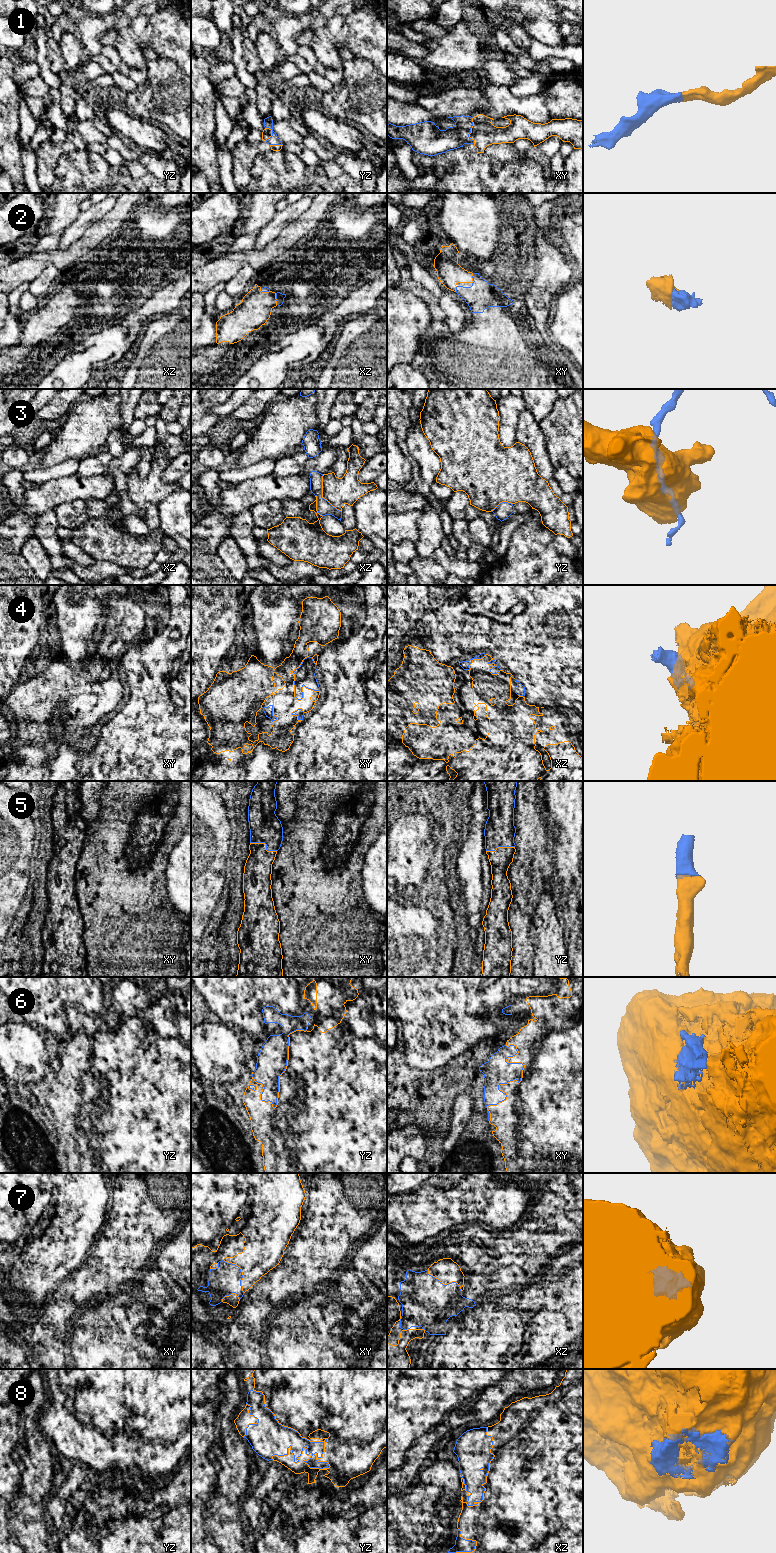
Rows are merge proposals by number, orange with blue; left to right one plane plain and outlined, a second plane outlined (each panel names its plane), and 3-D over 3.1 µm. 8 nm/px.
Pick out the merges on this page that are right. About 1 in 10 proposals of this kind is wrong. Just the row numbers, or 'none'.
1, 2, 4, 5, 6, 7, 8

